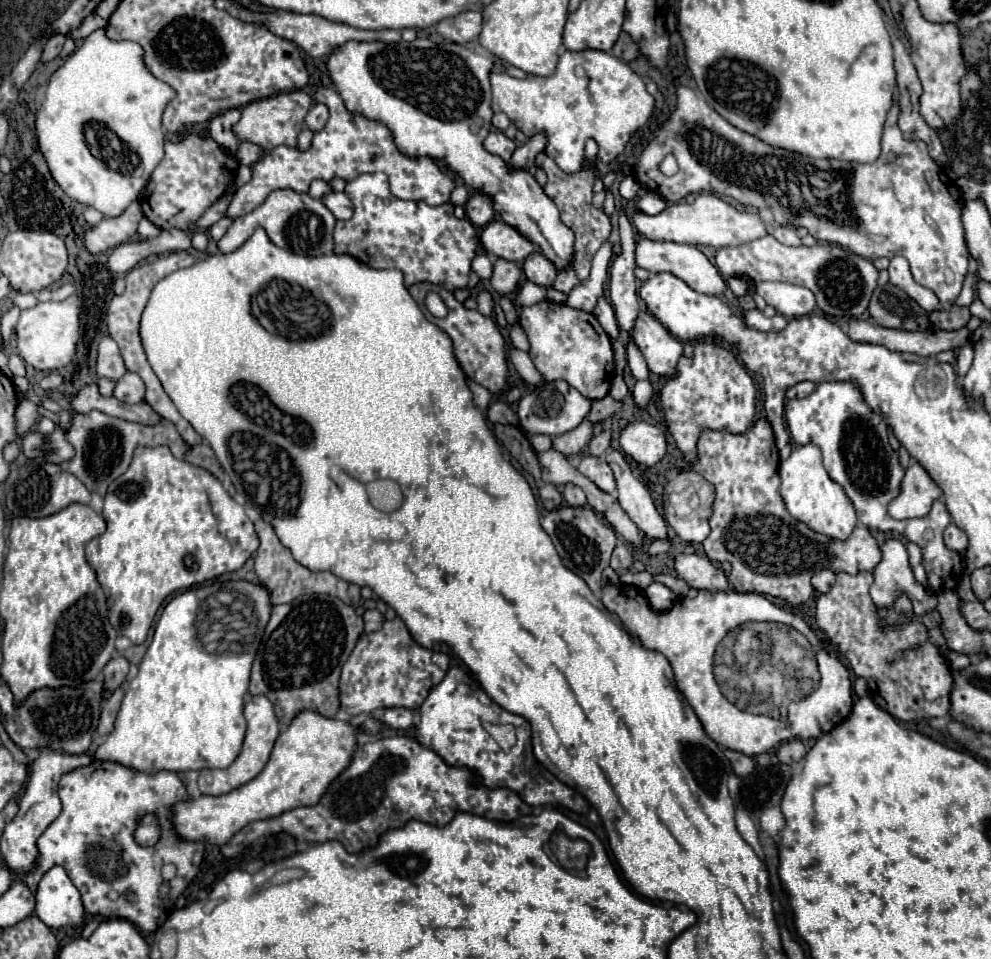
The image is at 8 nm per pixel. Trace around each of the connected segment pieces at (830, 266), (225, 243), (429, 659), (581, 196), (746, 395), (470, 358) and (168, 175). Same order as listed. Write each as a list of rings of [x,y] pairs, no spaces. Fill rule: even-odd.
[[[770,234],[758,240],[740,244],[740,246],[726,246],[726,248],[716,250],[714,266],[724,278],[736,274],[736,276],[746,276],[754,282],[776,280],[776,282],[804,286],[816,296],[818,310],[832,318],[862,316],[868,310],[868,302],[878,280],[878,270],[872,266],[870,260],[856,256],[836,244],[792,248],[792,246],[780,244]]]
[[[276,190],[258,208],[236,218],[230,224],[228,232],[218,240],[218,250],[224,254],[234,252],[252,236],[256,228],[264,228],[268,238],[278,248],[284,248],[302,256],[326,256],[334,248],[334,240],[332,240],[334,224],[336,224],[336,218],[320,200],[310,198],[308,194],[296,194],[294,190]]]
[[[396,616],[394,620],[386,620],[378,632],[360,636],[348,662],[344,664],[338,684],[340,710],[350,716],[370,714],[378,708],[416,710],[426,700],[430,688],[444,678],[448,664],[450,658],[446,654],[432,652],[414,642],[402,618]]]
[[[588,140],[588,144],[586,144],[586,158],[588,158],[588,164],[584,166],[584,170],[580,170],[580,172],[576,172],[576,174],[564,174],[564,172],[556,166],[556,162],[554,162],[548,154],[544,154],[544,152],[540,152],[540,154],[536,156],[536,166],[542,168],[542,170],[546,172],[546,176],[548,176],[548,184],[544,186],[546,196],[558,206],[558,210],[560,210],[560,220],[562,220],[568,228],[572,228],[574,234],[576,234],[576,244],[574,244],[576,254],[574,254],[574,262],[572,262],[572,266],[570,266],[568,270],[560,272],[560,276],[558,276],[556,282],[554,282],[554,288],[560,290],[560,292],[566,292],[566,294],[568,294],[574,286],[578,286],[582,280],[588,278],[590,266],[592,266],[592,258],[594,258],[596,250],[608,240],[610,230],[612,230],[610,218],[608,218],[602,210],[596,210],[596,208],[592,206],[592,184],[594,184],[594,166],[592,166],[592,162],[594,162],[594,158],[596,158],[596,152],[598,152],[596,142],[594,142],[594,140]]]
[[[700,342],[694,346],[692,358],[682,356],[674,376],[670,376],[660,390],[660,408],[684,460],[696,460],[696,440],[702,428],[726,430],[732,434],[746,432],[756,414],[756,392],[756,384],[746,368],[720,344]]]
[[[420,282],[420,284],[412,284],[408,290],[410,290],[412,298],[418,302],[420,310],[426,314],[426,318],[428,318],[430,322],[434,322],[436,326],[440,326],[440,328],[452,338],[452,342],[454,342],[454,338],[456,338],[456,358],[458,358],[462,370],[466,372],[466,376],[468,376],[470,380],[474,380],[476,384],[488,388],[492,394],[500,394],[500,392],[506,388],[506,384],[508,384],[508,360],[506,360],[504,338],[500,336],[496,324],[494,324],[490,318],[482,316],[478,310],[468,310],[468,308],[464,308],[464,306],[452,296],[452,292],[448,292],[446,288],[440,288],[440,286],[436,286],[436,284]],[[430,290],[436,292],[436,294],[444,300],[444,304],[446,304],[446,308],[448,308],[448,316],[442,318],[442,320],[440,320],[440,318],[434,318],[434,316],[426,310],[426,306],[424,306],[424,296],[426,296]]]
[[[188,134],[180,142],[166,142],[164,150],[166,150],[164,158],[160,160],[160,164],[152,172],[146,188],[140,194],[140,204],[142,204],[144,216],[150,222],[154,222],[156,226],[160,226],[162,230],[168,230],[168,228],[190,230],[190,224],[196,222],[204,214],[204,210],[208,206],[212,206],[224,194],[224,190],[234,182],[234,176],[238,172],[238,162],[236,162],[236,158],[228,156],[214,140],[210,140],[210,138],[202,140],[198,134]]]

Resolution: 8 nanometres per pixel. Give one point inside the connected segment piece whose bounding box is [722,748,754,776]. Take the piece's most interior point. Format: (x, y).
(742, 765)

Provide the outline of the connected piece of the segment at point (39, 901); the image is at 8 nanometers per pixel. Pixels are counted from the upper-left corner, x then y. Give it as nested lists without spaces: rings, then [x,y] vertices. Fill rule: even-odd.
[[[50,868],[36,888],[36,916],[50,928],[78,926],[84,920],[84,906],[78,888],[64,868]]]

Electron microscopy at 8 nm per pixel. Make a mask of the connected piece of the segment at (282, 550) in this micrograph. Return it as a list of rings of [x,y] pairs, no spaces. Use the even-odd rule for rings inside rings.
[[[258,520],[258,522],[254,522],[254,528],[260,538],[260,546],[254,556],[254,568],[256,568],[256,576],[258,576],[260,584],[264,584],[270,590],[272,604],[290,604],[292,600],[296,600],[302,594],[330,594],[330,596],[344,600],[350,606],[360,602],[360,588],[358,586],[344,582],[342,578],[334,576],[332,572],[312,572],[312,570],[304,568],[302,564],[298,564],[292,558],[290,550],[280,544],[278,536],[274,534],[274,528],[268,522]]]

